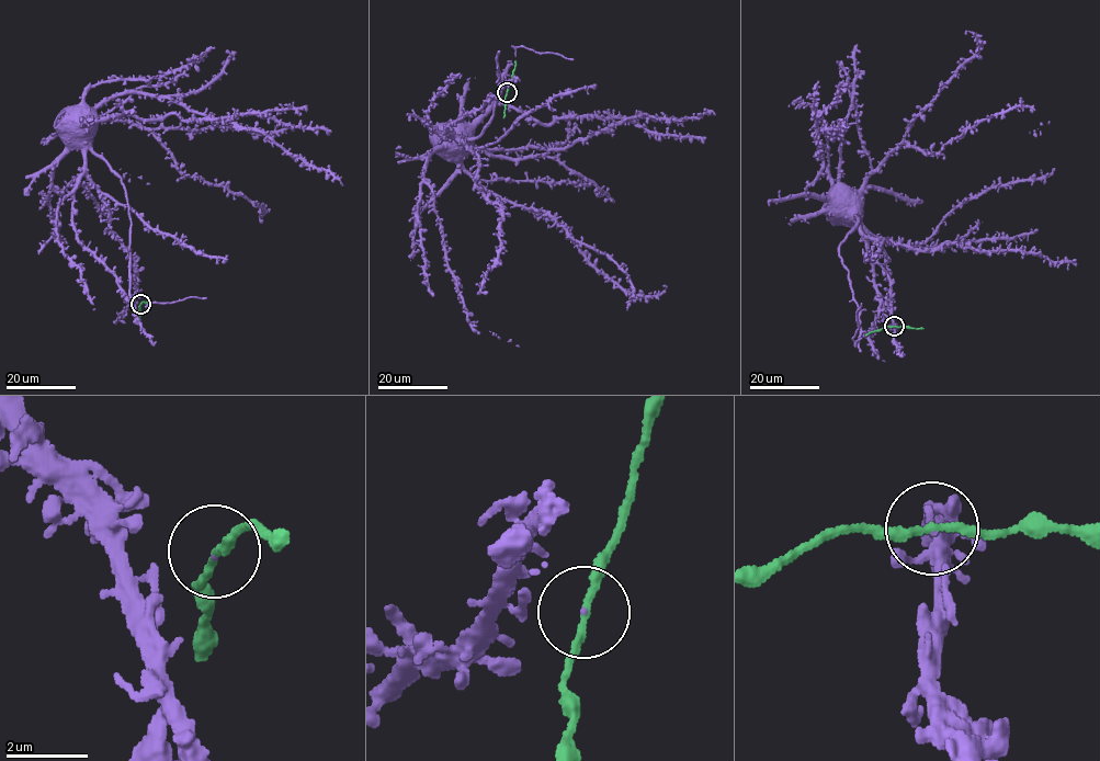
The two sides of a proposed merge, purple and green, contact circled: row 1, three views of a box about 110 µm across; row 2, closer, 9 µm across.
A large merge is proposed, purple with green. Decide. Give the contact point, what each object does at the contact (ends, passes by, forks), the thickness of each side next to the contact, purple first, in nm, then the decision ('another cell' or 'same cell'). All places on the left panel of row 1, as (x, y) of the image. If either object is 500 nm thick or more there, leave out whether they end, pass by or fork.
place (140, 304); purple ends; green passes by; calibres 40 and 180 nm; same cell

